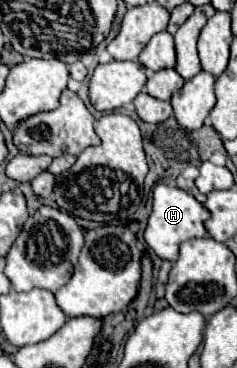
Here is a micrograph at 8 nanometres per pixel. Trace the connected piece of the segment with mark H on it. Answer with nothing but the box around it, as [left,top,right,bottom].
[144,183,210,261]

